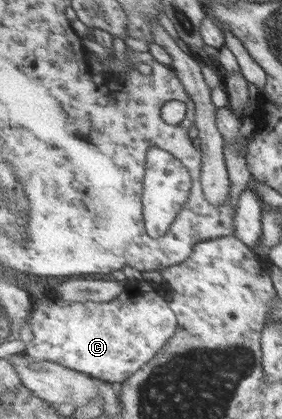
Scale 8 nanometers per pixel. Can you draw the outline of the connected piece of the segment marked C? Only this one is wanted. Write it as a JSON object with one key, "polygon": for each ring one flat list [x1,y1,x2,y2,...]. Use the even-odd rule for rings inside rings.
{"polygon":[[140,291,140,295,123,292,116,299,104,303,90,301,85,304,62,299,53,301,34,299,33,309,28,321,33,338,26,343,24,350,29,355,29,360,56,362,85,373,108,386,118,387,142,366,151,362,156,354,168,345,179,326,177,315,170,309,168,299,158,291]]}

